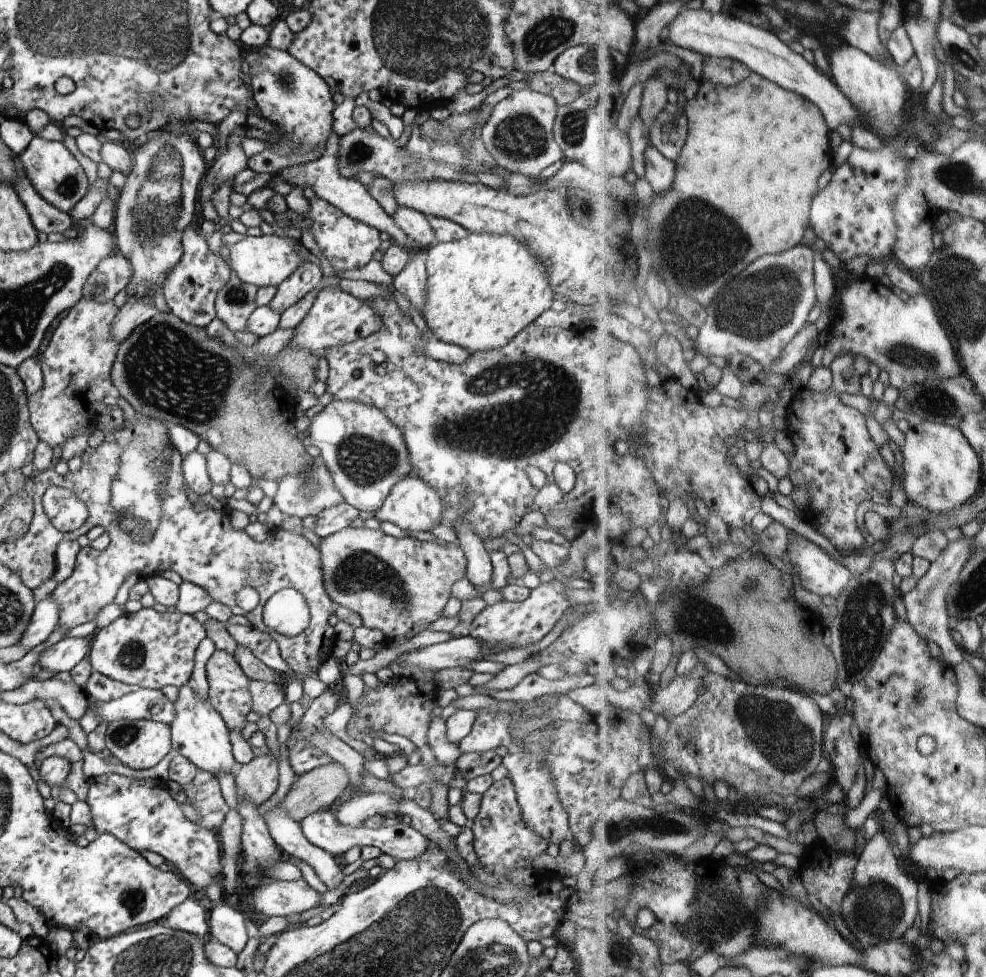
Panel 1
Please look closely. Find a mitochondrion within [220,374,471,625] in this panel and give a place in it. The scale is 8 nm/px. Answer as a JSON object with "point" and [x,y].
{"point":[361,571]}

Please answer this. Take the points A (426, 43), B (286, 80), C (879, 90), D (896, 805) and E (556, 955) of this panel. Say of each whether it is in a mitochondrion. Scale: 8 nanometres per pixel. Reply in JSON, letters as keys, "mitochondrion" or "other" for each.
{"A":"mitochondrion","B":"mitochondrion","C":"other","D":"other","E":"other"}

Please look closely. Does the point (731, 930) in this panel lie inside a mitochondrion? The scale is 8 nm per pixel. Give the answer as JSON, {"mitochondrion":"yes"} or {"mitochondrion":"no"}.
{"mitochondrion":"yes"}

